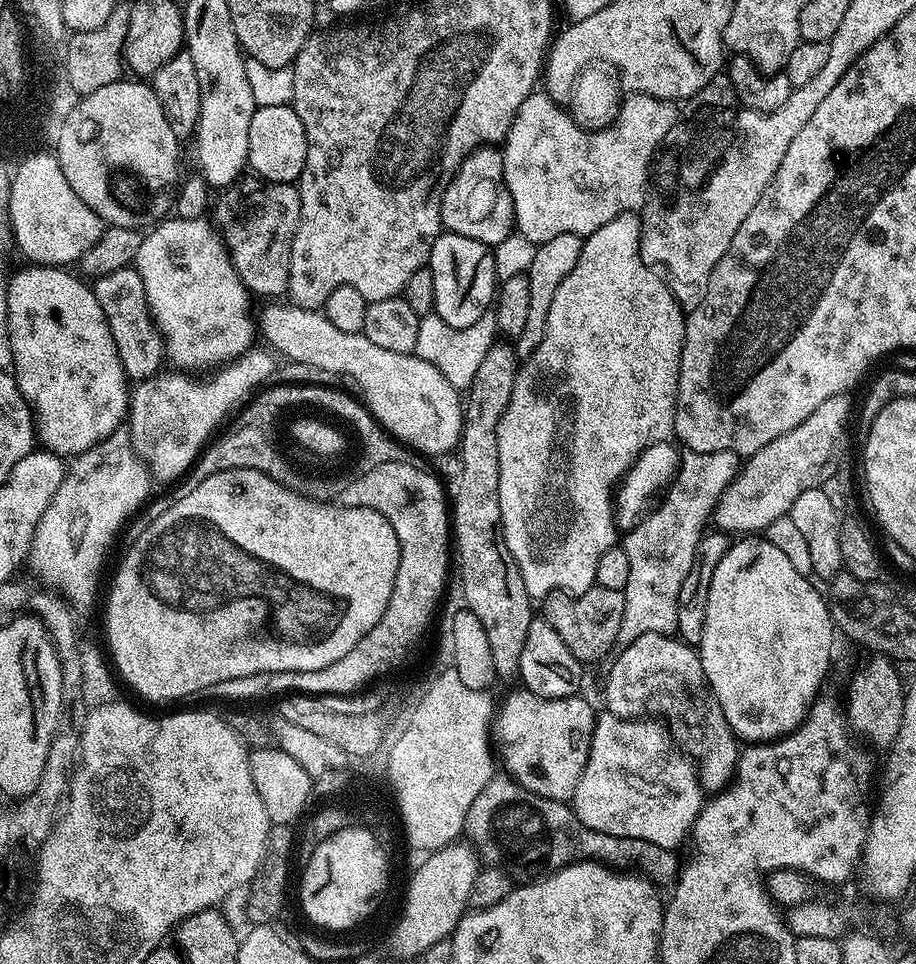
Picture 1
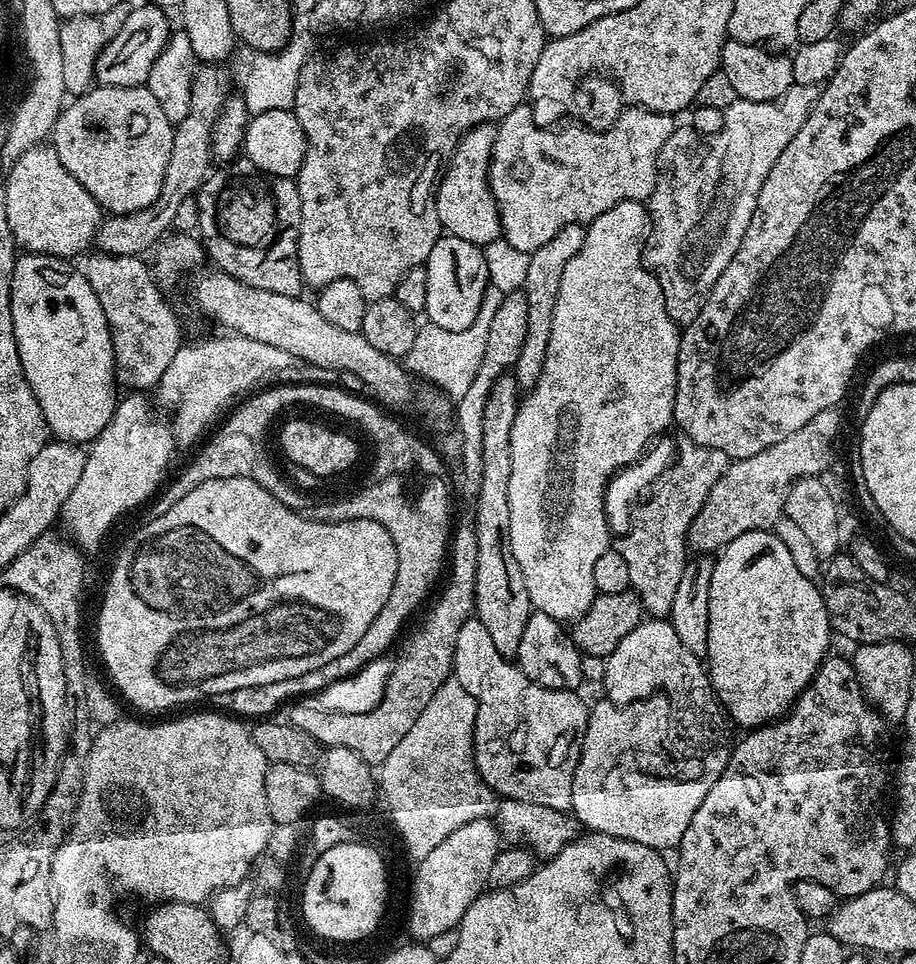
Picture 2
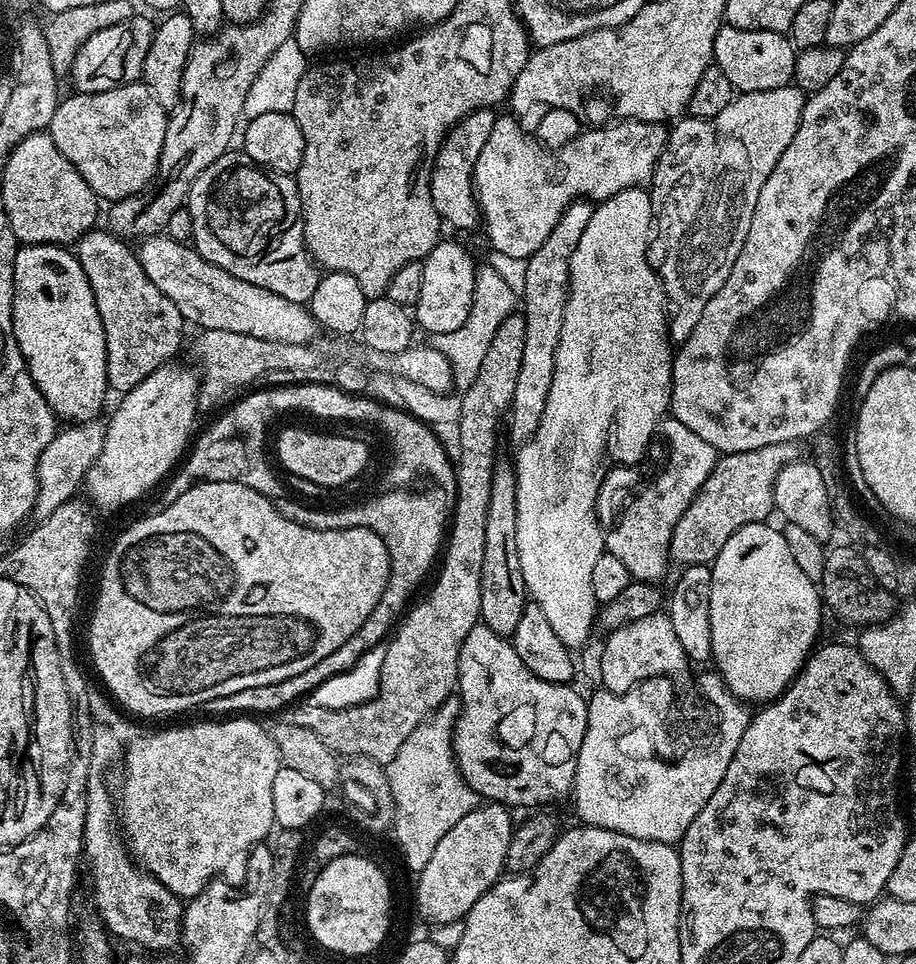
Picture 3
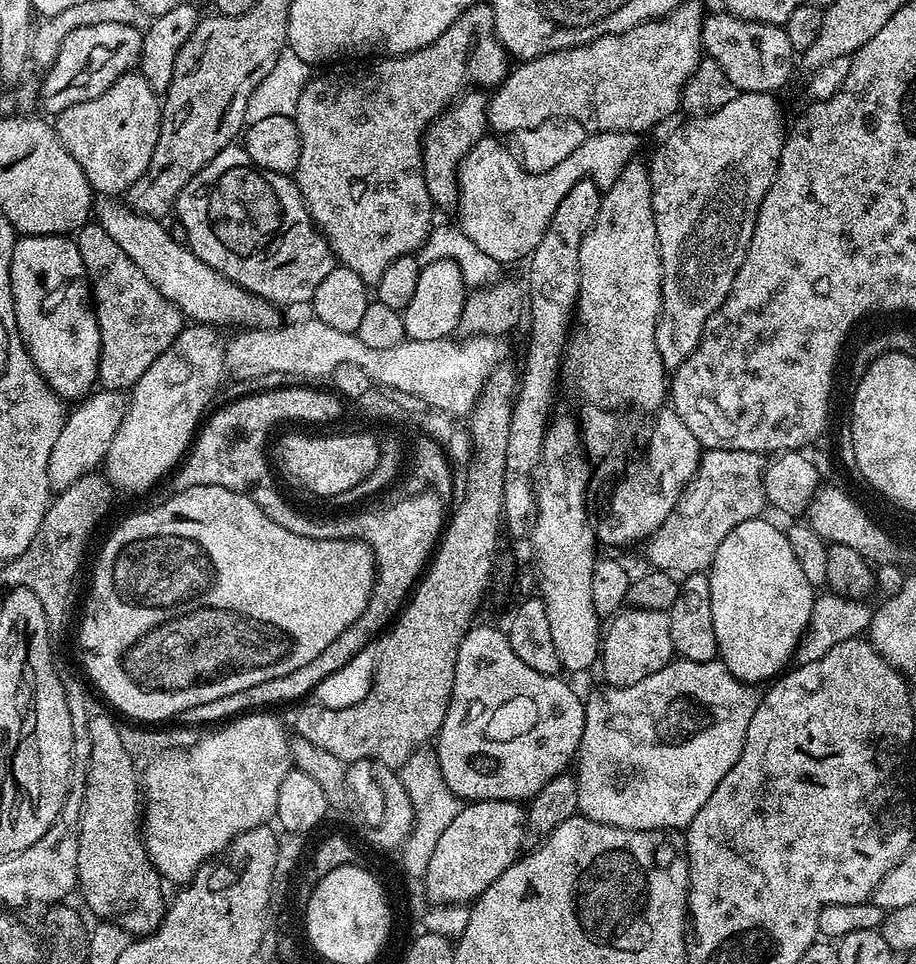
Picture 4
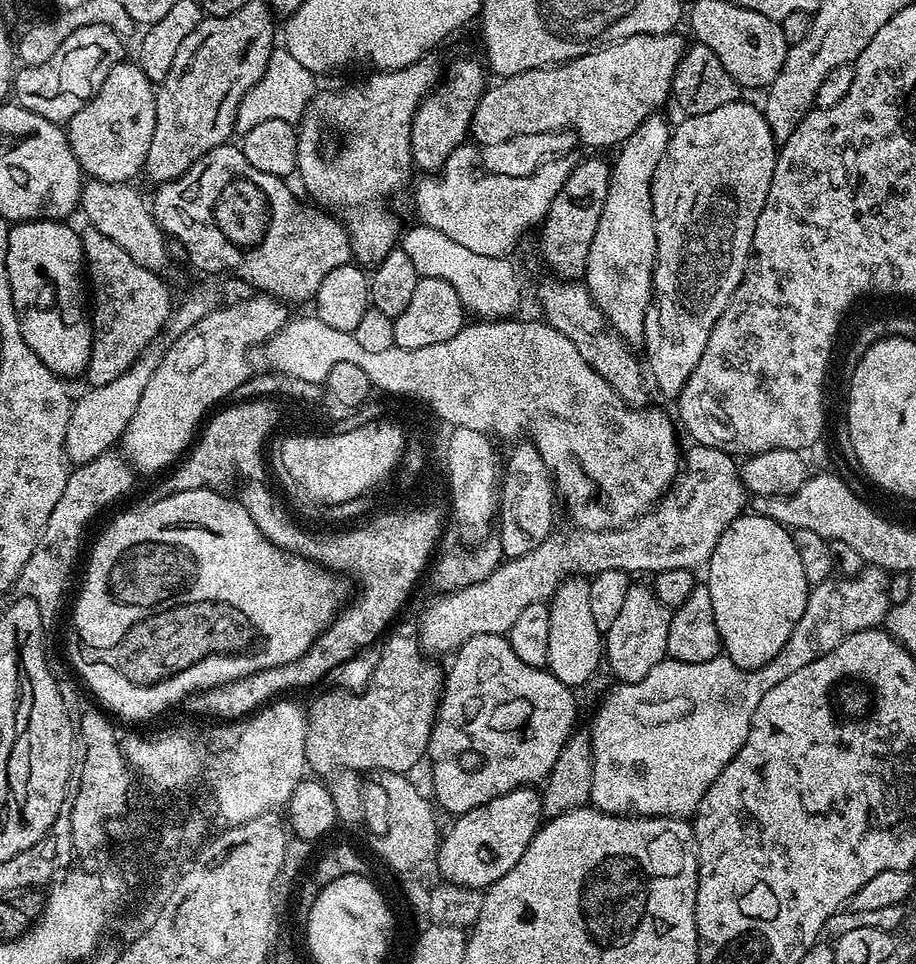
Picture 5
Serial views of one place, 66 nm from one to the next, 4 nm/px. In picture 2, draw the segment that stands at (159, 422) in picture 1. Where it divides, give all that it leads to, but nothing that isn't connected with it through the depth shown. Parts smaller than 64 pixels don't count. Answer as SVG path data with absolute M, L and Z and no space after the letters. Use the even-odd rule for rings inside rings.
M239 334L220 335L224 336L200 340L197 344L181 343L178 354L174 354L170 366L166 366L166 374L162 374L154 389L157 402L173 408L170 427L177 445L195 445L233 407L235 396L247 397L265 383L268 375L297 367L298 361L286 350L278 350L278 346L254 342L254 338Z

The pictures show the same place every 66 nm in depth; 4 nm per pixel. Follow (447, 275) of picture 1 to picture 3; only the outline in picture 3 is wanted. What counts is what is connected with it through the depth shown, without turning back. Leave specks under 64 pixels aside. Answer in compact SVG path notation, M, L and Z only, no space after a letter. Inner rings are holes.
M444 238L434 246L434 250L430 250L430 254L424 257L422 263L422 294L414 309L415 323L431 335L458 330L467 323L473 313L477 262L472 261L471 254L462 245Z

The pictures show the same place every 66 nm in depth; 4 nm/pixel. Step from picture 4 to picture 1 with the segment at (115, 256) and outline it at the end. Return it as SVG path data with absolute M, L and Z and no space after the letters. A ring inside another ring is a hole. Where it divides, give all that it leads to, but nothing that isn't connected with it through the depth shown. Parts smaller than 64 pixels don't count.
M134 266L110 270L110 274L95 277L91 290L102 306L102 314L106 314L110 334L114 334L114 346L118 346L118 358L122 358L125 376L132 382L151 380L161 371L166 360L164 338L148 308L146 290L138 270Z

